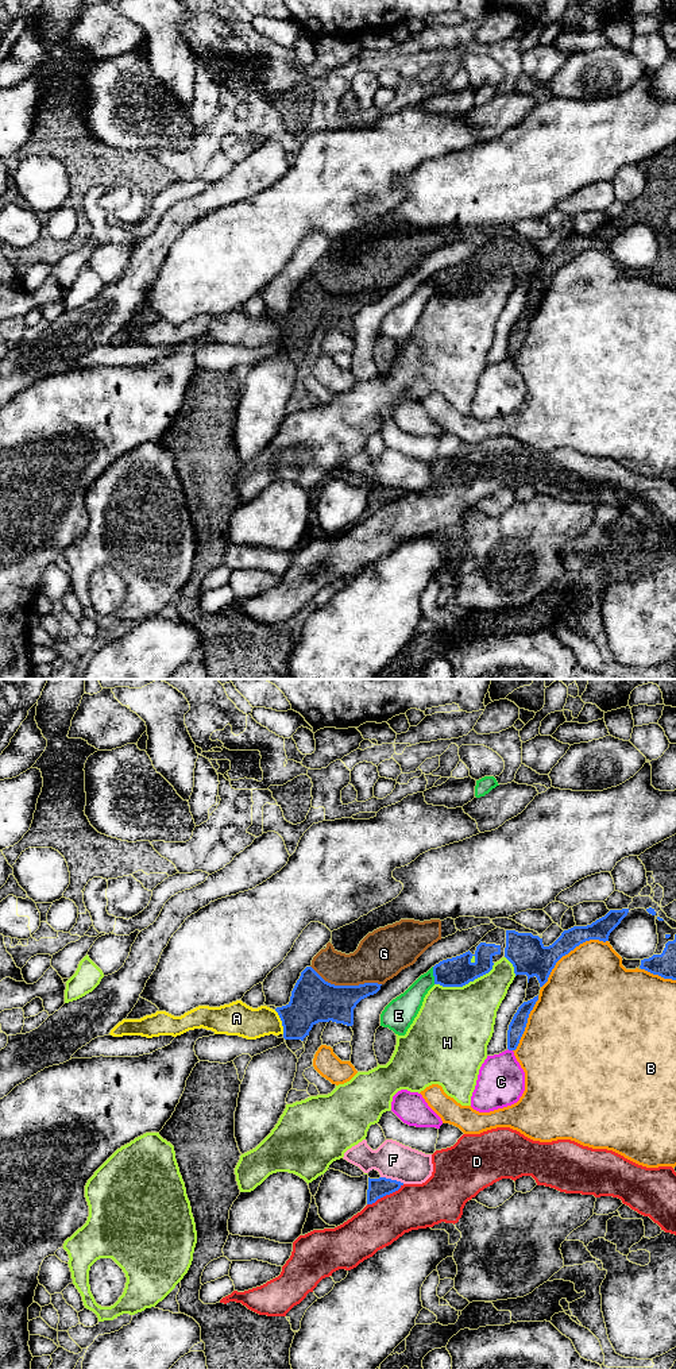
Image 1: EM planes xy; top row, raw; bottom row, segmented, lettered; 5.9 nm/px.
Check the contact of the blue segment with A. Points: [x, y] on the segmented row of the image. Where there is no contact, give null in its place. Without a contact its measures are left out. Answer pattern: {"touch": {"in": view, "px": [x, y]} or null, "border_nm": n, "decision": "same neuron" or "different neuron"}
{"touch": {"in": "xy", "px": [282, 1022]}, "border_nm": 160, "decision": "different neuron"}

